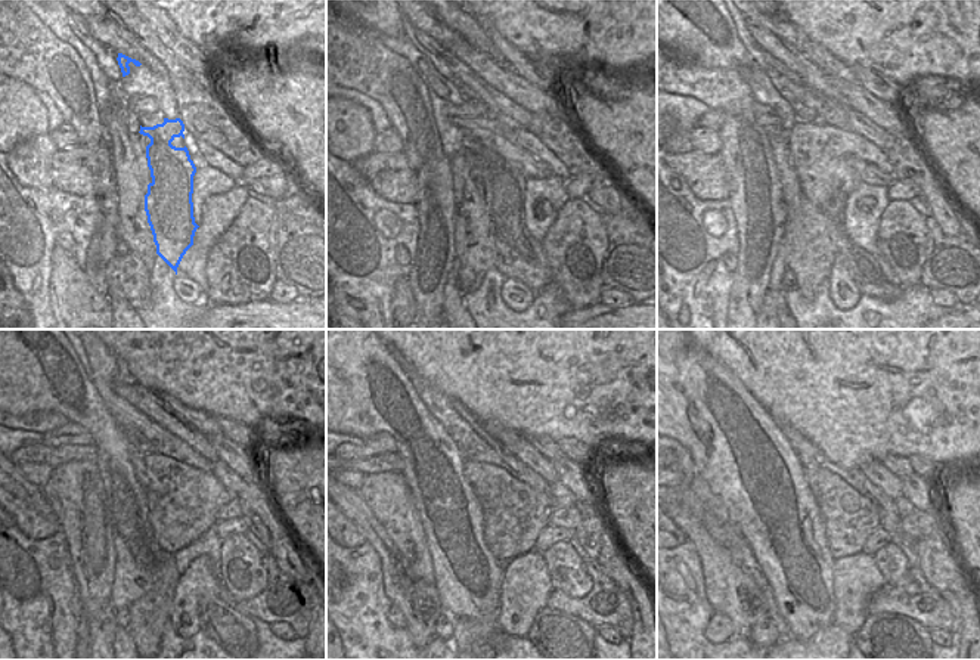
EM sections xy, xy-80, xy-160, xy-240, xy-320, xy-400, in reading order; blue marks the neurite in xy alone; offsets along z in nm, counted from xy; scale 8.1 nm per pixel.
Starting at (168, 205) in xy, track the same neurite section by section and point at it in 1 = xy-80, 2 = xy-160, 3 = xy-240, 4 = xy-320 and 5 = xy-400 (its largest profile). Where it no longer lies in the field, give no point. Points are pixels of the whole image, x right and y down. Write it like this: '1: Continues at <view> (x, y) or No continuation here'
1: Continues at xy-80 (517, 254)
2: Continues at xy-160 (864, 269)
3: Continues at xy-240 (230, 629)
4: Continues at xy-320 (552, 629)
5: Continues at xy-400 (878, 629)

